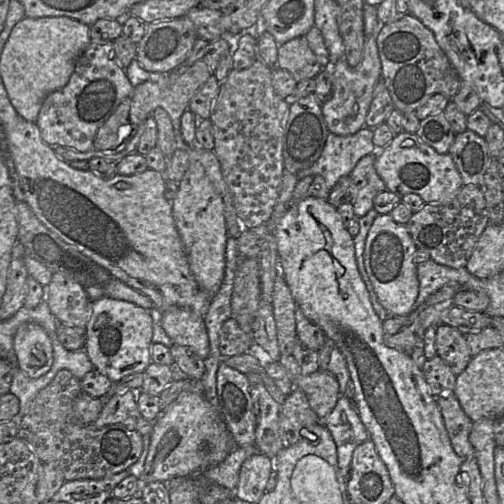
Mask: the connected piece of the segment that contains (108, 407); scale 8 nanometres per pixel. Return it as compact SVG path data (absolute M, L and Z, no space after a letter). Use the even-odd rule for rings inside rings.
M132 389L123 394L107 396L98 418L92 423L94 427L104 427L121 423L133 428L142 436L151 435L153 422L146 420L137 407L137 392Z

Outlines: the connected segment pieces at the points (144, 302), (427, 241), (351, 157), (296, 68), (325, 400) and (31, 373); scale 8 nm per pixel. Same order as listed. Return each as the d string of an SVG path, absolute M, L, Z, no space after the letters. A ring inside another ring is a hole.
M111 278L105 285L83 288L92 301L102 297L109 297L134 303L144 309L151 309L154 307L154 303L149 297L115 278Z
M463 185L452 200L441 203L424 203L405 224L417 249L424 250L436 263L451 268L465 267L473 250L489 223L487 204L478 185Z
M363 126L355 134L347 136L340 136L329 132L321 156L310 168L297 172L297 180L310 175L320 175L325 179L327 187L331 190L341 177L349 176L362 157L369 154L377 156L379 149L372 141L373 129L368 126Z
M305 36L278 46L277 67L287 70L297 82L315 78L323 69Z
M281 354L278 362L286 370L294 386L305 393L311 409L318 418L325 419L341 395L336 377L328 370L320 369L304 375L292 355Z
M22 323L14 335L17 367L30 378L46 374L53 363L53 346L45 330L36 323Z

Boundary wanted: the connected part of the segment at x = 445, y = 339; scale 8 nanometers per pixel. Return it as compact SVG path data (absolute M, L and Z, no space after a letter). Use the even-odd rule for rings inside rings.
M447 324L436 326L437 355L449 365L455 376L463 372L472 357L465 336L458 329Z

